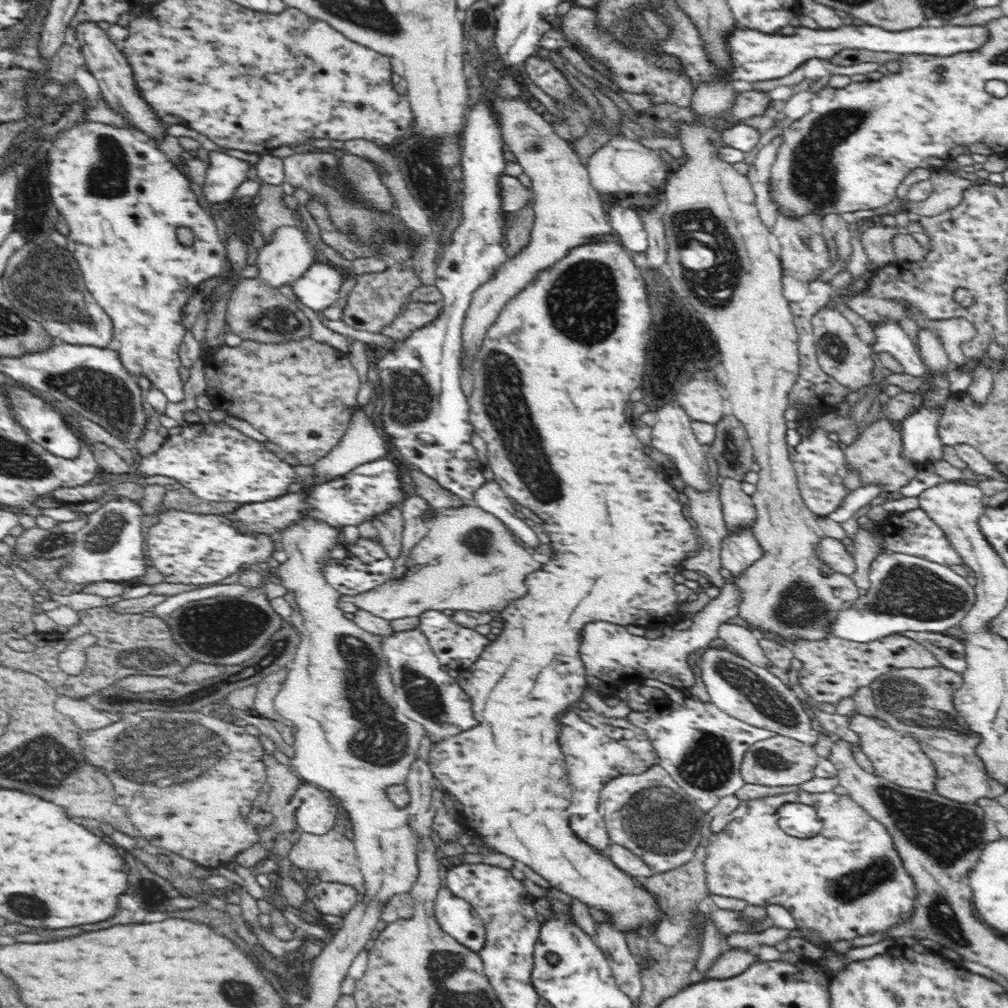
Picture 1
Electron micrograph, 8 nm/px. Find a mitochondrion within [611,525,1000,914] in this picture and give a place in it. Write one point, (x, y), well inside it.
(946, 834)

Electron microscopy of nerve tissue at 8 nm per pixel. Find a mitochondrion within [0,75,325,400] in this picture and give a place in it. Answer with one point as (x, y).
(49, 286)

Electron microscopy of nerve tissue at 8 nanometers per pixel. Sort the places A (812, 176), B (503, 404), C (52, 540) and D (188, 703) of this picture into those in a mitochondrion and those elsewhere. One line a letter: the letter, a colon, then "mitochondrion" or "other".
A: mitochondrion
B: mitochondrion
C: mitochondrion
D: mitochondrion

